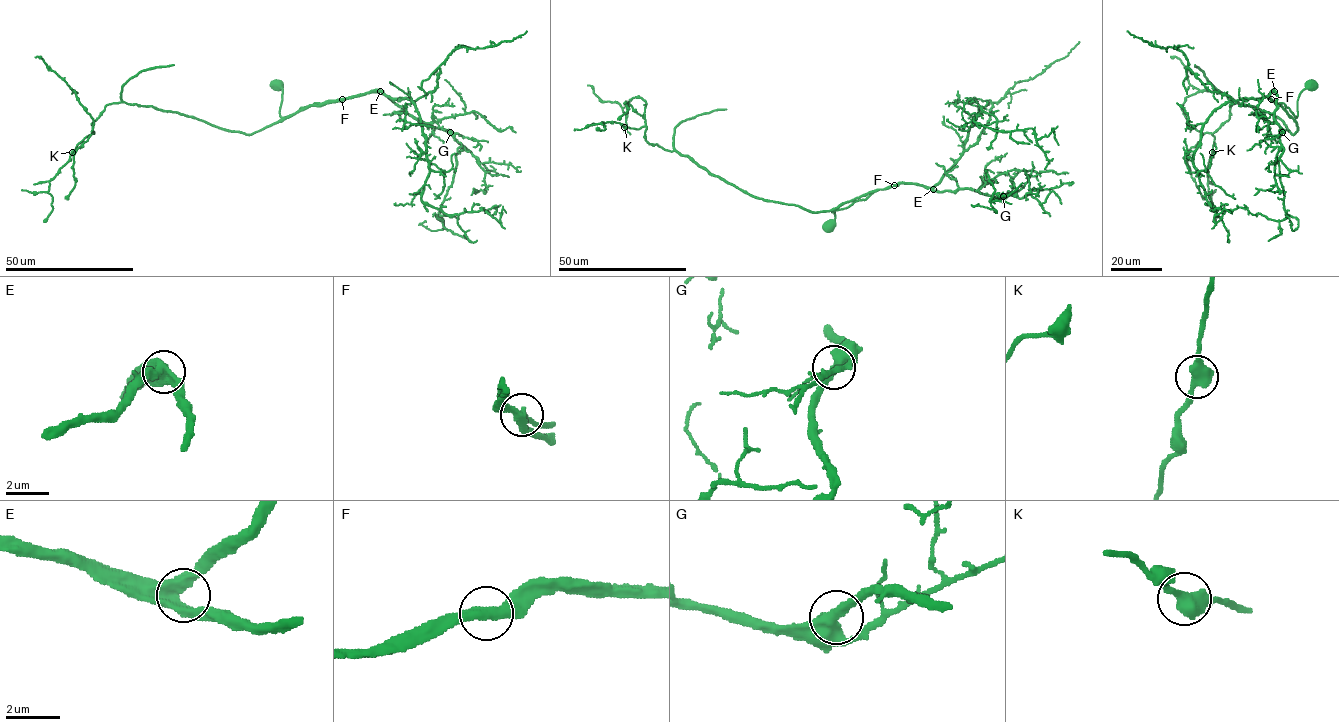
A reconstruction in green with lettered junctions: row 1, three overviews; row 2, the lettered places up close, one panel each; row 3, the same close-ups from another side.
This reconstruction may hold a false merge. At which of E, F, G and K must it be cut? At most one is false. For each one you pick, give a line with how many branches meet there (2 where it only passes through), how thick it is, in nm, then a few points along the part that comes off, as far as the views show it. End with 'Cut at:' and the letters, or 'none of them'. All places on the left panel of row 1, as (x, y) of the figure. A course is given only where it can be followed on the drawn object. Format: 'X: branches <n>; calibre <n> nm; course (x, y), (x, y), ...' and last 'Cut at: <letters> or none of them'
Cut at: none of them

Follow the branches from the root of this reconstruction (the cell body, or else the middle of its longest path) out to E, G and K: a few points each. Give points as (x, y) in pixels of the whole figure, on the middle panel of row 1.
E: (833, 226), (835, 215), (832, 212), (865, 199), (879, 189), (902, 183), (933, 189)
G: (833, 226), (834, 210), (902, 183), (938, 191), (969, 189), (1003, 196)
K: (833, 226), (832, 212), (872, 192), (819, 212), (767, 201), (650, 144), (645, 126), (624, 127)

